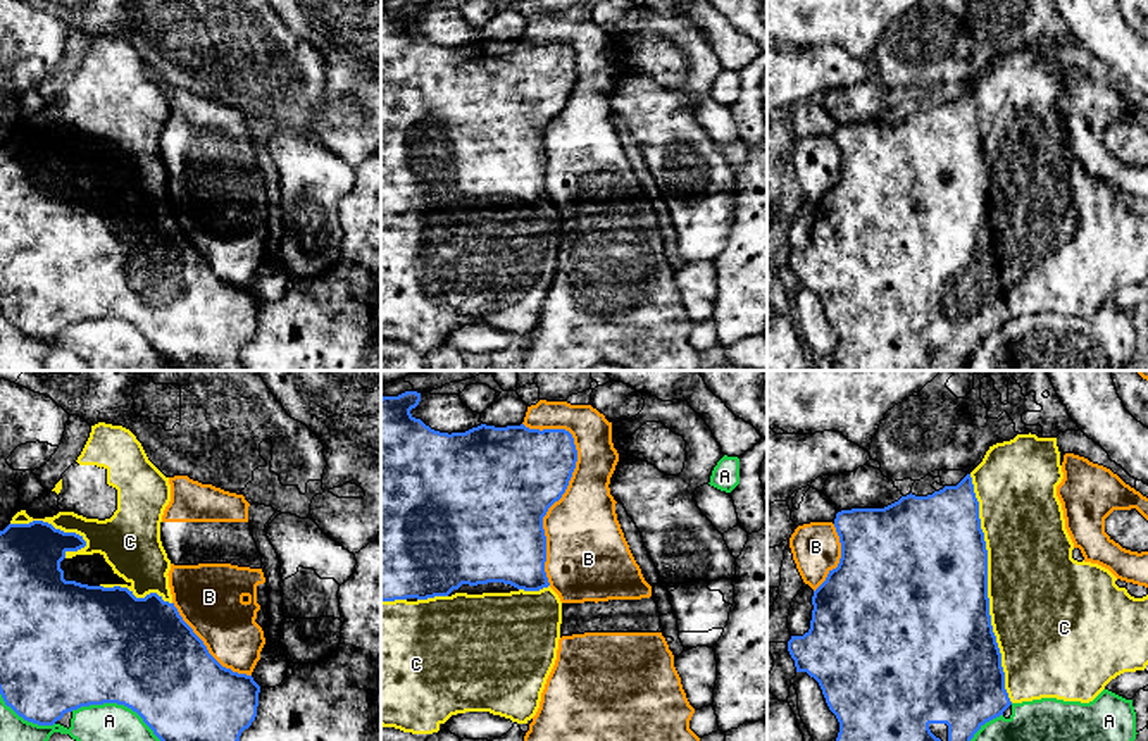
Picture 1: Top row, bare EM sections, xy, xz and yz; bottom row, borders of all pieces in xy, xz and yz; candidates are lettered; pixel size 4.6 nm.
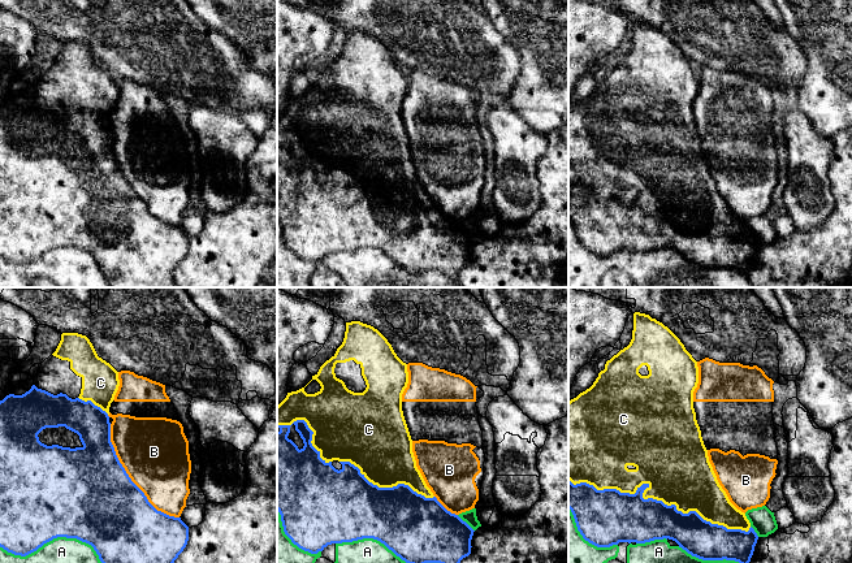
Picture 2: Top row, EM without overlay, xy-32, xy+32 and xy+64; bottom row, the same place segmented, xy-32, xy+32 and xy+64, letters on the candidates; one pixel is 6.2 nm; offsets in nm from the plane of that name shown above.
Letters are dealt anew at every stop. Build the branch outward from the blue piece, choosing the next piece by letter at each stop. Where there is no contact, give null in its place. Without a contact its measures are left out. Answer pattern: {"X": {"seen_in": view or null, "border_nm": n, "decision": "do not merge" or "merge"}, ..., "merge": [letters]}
{"A": {"seen_in": "xy", "border_nm": 440, "decision": "do not merge"}, "B": {"seen_in": "xz", "border_nm": 750, "decision": "do not merge"}, "C": {"seen_in": "yz", "border_nm": 1100, "decision": "merge"}, "merge": ["C"]}

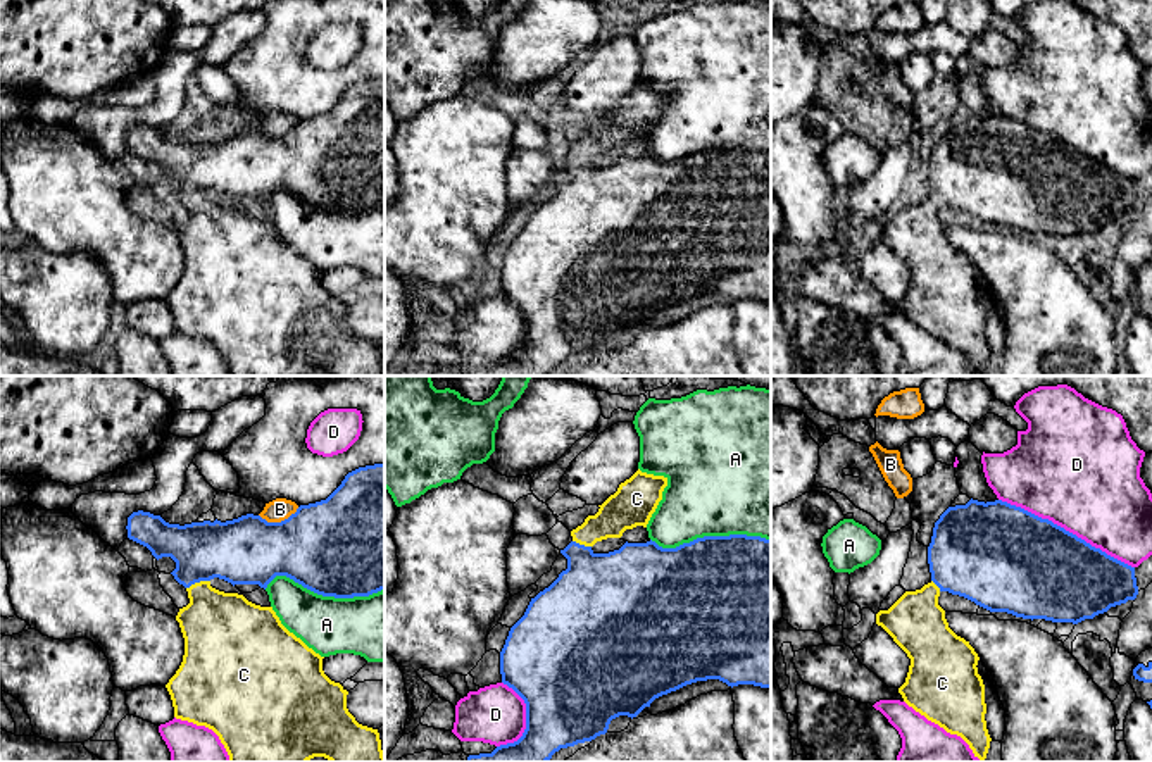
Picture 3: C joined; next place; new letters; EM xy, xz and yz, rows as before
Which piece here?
{"A": {"seen_in": "xy", "border_nm": 550, "decision": "do not merge"}, "B": {"seen_in": "xy", "border_nm": 200, "decision": "do not merge"}, "C": {"seen_in": "xy", "border_nm": 120, "decision": "merge"}, "D": {"seen_in": "yz", "border_nm": 700, "decision": "do not merge"}, "merge": ["C"]}

